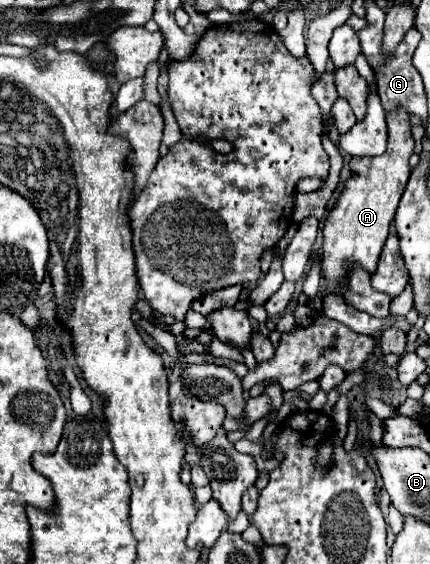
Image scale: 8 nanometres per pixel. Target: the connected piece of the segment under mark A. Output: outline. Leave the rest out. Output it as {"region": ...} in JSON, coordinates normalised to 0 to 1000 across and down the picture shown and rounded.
{"region":[[[921,195],[902,202],[902,270],[884,280],[819,280],[819,312],[805,323],[786,362],[753,394],[753,433],[749,433],[749,493],[758,496],[758,521],[791,521],[819,468],[842,472],[856,486],[870,486],[888,436],[902,422],[907,394],[916,390],[926,358],[940,344],[953,312],[953,277],[963,270],[963,248],[949,220],[953,202]]]}

